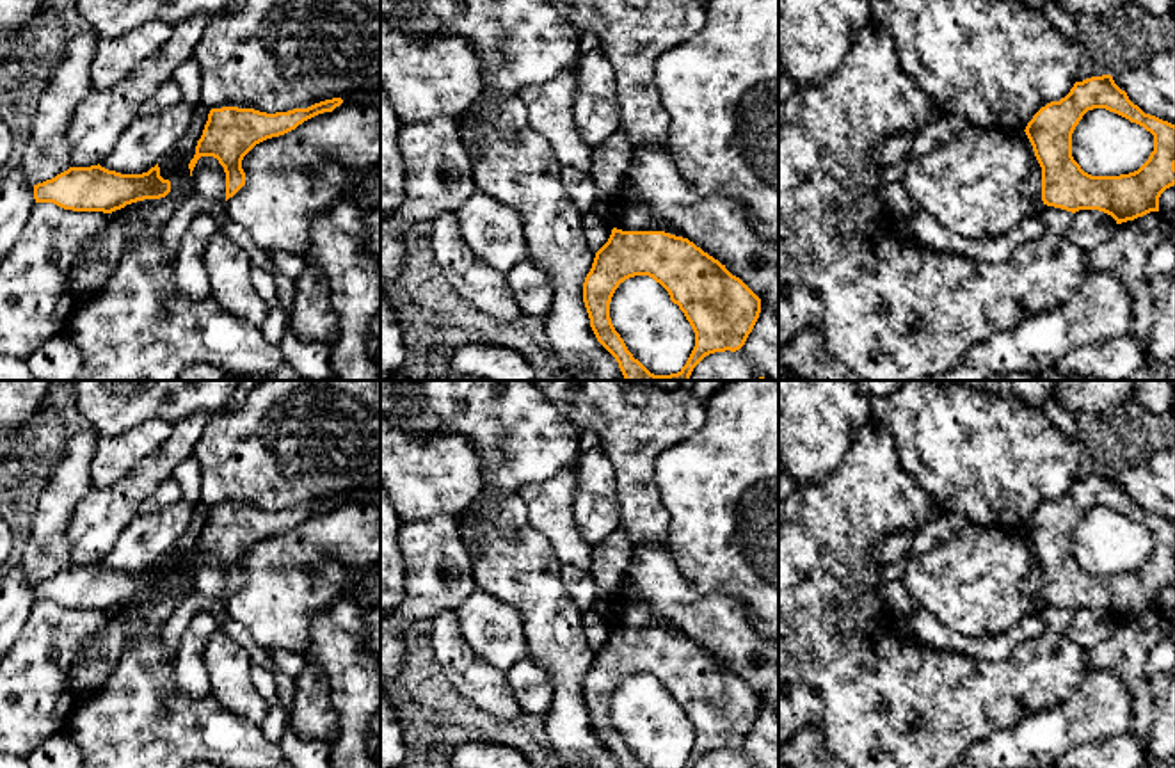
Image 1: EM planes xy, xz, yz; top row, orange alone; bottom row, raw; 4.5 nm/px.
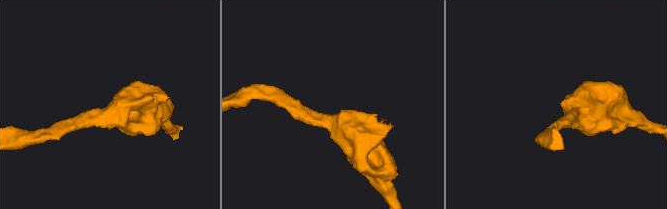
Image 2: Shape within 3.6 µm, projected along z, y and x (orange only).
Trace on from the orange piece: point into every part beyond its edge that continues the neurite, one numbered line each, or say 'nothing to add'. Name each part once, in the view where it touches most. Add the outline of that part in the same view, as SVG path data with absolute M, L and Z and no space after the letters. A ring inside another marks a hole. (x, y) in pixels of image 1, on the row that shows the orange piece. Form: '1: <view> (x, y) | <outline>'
nothing to add

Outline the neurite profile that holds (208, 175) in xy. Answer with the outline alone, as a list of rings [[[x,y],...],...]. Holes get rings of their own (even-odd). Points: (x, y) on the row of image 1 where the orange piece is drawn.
[[[201,156],[192,171],[194,192],[213,204],[226,203],[226,172],[213,156]]]

